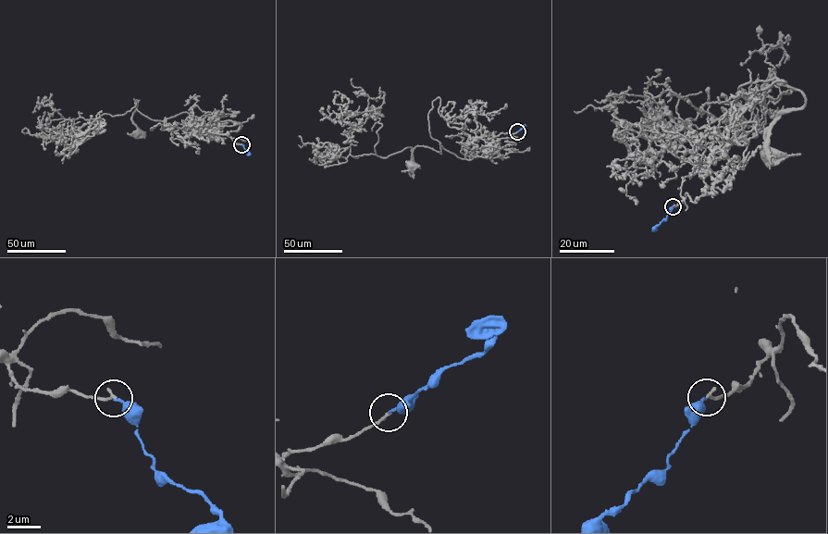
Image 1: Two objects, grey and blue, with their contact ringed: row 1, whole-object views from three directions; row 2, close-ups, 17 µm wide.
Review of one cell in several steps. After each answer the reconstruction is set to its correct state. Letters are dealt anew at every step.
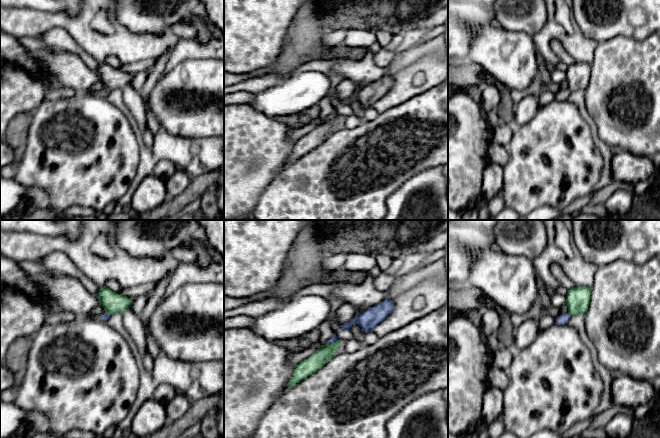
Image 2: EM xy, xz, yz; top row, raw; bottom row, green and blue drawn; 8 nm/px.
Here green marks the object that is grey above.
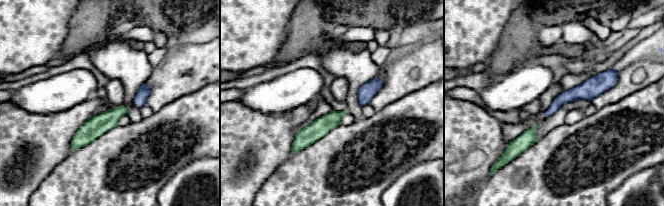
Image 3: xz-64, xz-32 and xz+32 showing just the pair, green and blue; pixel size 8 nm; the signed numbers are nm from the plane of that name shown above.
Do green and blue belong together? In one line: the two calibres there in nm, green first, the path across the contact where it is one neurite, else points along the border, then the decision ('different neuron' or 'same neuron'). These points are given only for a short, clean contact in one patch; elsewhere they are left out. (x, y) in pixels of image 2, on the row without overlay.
190 nm thick on the green side, 80 nm on the other; runs through yz (578, 74), (577, 81), (569, 89), (563, 95); same neuron

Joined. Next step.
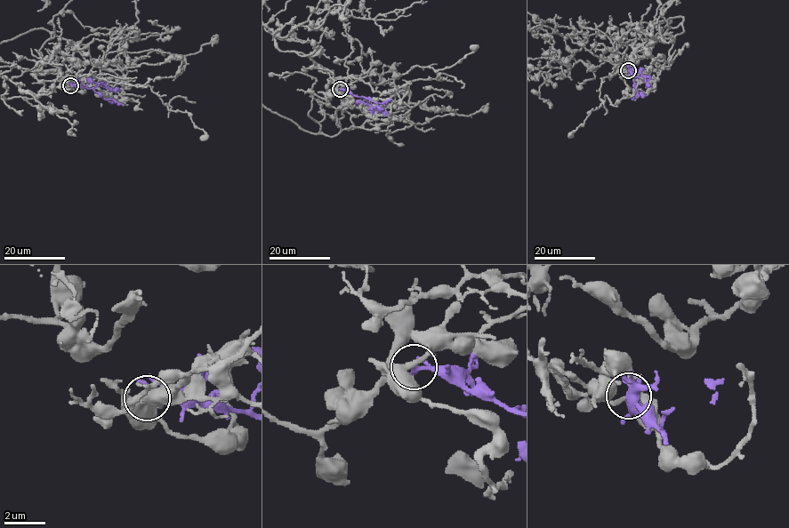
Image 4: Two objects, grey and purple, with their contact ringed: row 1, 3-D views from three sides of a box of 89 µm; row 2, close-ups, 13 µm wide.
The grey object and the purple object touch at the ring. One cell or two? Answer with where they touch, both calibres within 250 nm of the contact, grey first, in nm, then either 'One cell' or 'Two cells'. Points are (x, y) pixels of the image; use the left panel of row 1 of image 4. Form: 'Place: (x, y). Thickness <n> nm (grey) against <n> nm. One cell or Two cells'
Place: (70, 85). Thickness 360 nm (grey) against 260 nm. Two cells

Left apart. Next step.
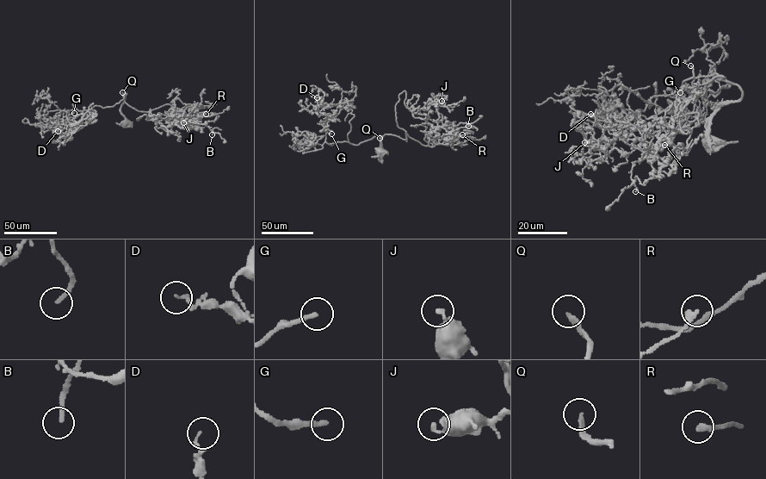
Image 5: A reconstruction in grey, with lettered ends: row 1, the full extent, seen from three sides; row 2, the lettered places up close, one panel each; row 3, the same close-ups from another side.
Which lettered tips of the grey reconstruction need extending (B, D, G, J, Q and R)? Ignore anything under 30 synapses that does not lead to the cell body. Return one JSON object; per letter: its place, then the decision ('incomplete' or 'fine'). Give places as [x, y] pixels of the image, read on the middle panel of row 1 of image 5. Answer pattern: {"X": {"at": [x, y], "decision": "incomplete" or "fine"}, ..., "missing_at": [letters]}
{"B": {"at": [468, 126], "decision": "fine"}, "D": {"at": [317, 97], "decision": "fine"}, "G": {"at": [331, 133], "decision": "incomplete"}, "J": {"at": [441, 101], "decision": "fine"}, "Q": {"at": [379, 138], "decision": "fine"}, "R": {"at": [462, 134], "decision": "incomplete"}, "missing_at": ["G", "R"]}

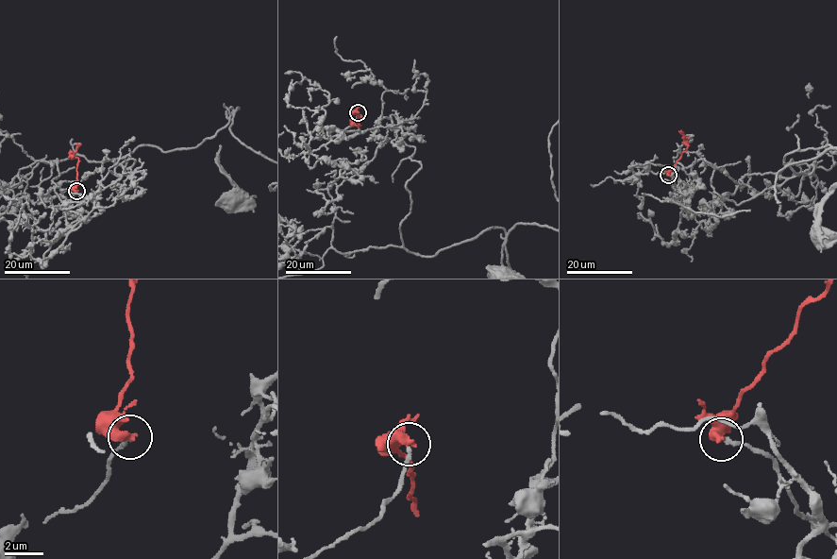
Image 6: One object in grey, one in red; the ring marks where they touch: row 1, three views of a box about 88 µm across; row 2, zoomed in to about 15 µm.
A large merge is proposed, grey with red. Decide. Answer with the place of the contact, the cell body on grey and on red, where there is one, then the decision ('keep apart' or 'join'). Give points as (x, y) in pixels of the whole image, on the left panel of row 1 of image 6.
at (76, 191); cell body of grey at (233, 200); no cell body on red; join

